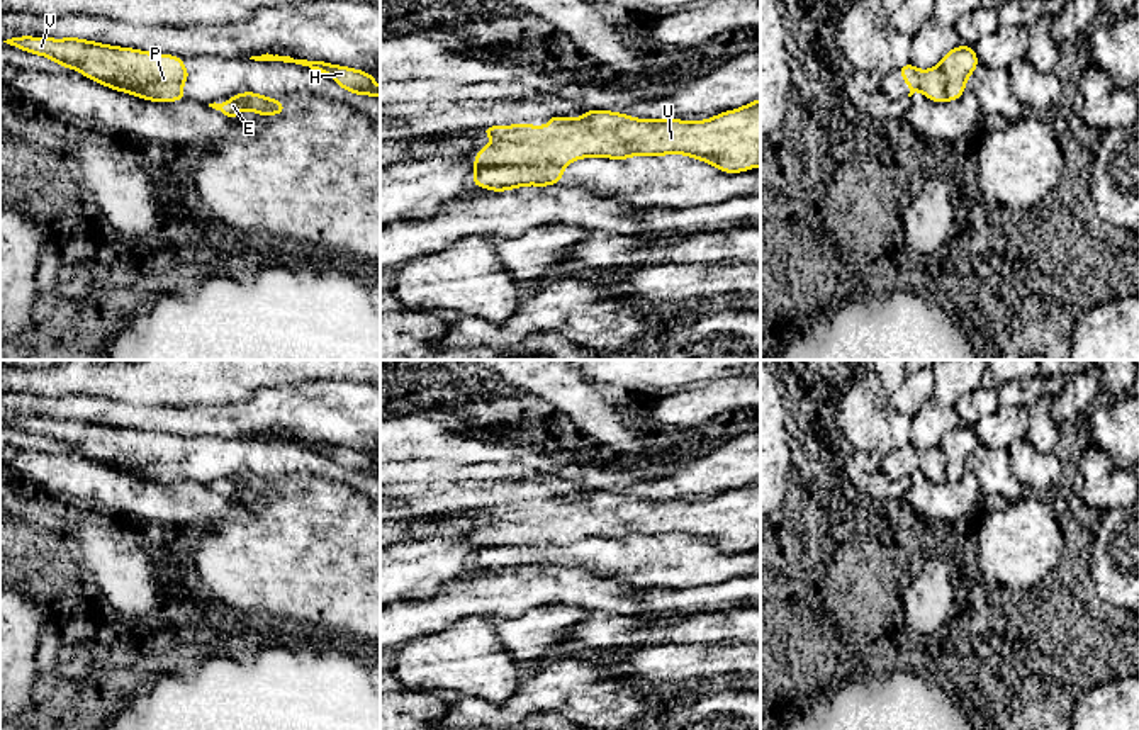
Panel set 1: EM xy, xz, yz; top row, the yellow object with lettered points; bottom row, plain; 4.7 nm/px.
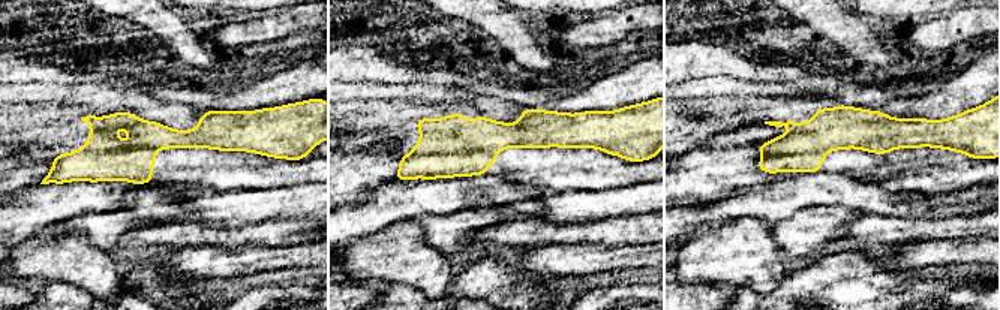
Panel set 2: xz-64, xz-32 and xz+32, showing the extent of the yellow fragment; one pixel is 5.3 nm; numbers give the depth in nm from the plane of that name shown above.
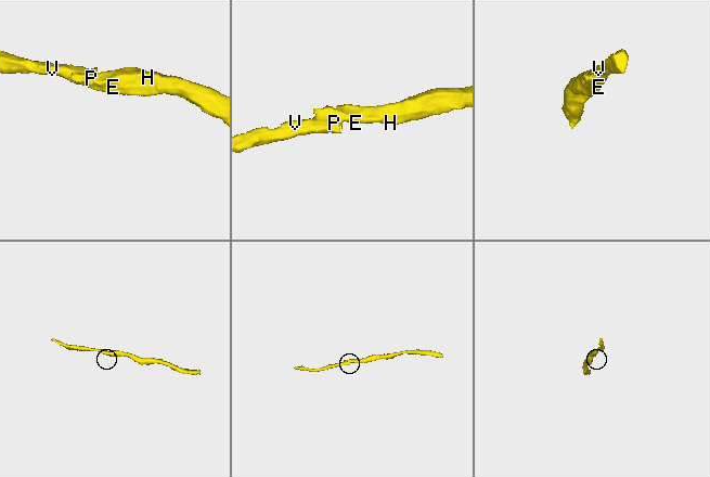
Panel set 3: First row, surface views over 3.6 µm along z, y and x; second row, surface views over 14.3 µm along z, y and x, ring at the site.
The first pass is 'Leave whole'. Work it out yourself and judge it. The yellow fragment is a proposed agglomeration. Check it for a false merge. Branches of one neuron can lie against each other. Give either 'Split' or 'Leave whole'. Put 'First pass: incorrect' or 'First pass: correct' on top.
First pass: incorrect
Split

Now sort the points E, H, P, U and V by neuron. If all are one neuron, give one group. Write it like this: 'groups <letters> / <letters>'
groups E H U / P V

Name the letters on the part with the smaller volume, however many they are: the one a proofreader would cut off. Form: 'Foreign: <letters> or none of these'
Foreign: P, V

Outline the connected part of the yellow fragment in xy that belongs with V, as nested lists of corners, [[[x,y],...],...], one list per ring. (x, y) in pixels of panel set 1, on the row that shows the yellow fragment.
[[[19,36],[3,42],[46,56],[100,85],[149,102],[170,104],[187,98],[182,85],[190,78],[190,71],[183,68],[180,56],[109,46],[80,37]]]

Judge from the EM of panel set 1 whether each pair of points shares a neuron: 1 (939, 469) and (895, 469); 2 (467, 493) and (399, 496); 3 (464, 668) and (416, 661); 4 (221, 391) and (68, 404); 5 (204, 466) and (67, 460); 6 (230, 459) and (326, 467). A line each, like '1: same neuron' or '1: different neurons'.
1: same neuron
2: different neurons
3: same neuron
4: different neurons
5: different neurons
6: same neuron

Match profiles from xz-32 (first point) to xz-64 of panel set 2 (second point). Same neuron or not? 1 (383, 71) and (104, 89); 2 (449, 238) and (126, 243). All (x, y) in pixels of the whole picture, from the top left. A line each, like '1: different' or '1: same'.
1: same
2: different

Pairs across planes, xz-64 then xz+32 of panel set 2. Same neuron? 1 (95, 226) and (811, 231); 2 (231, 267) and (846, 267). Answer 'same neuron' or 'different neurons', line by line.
1: same neuron
2: different neurons

